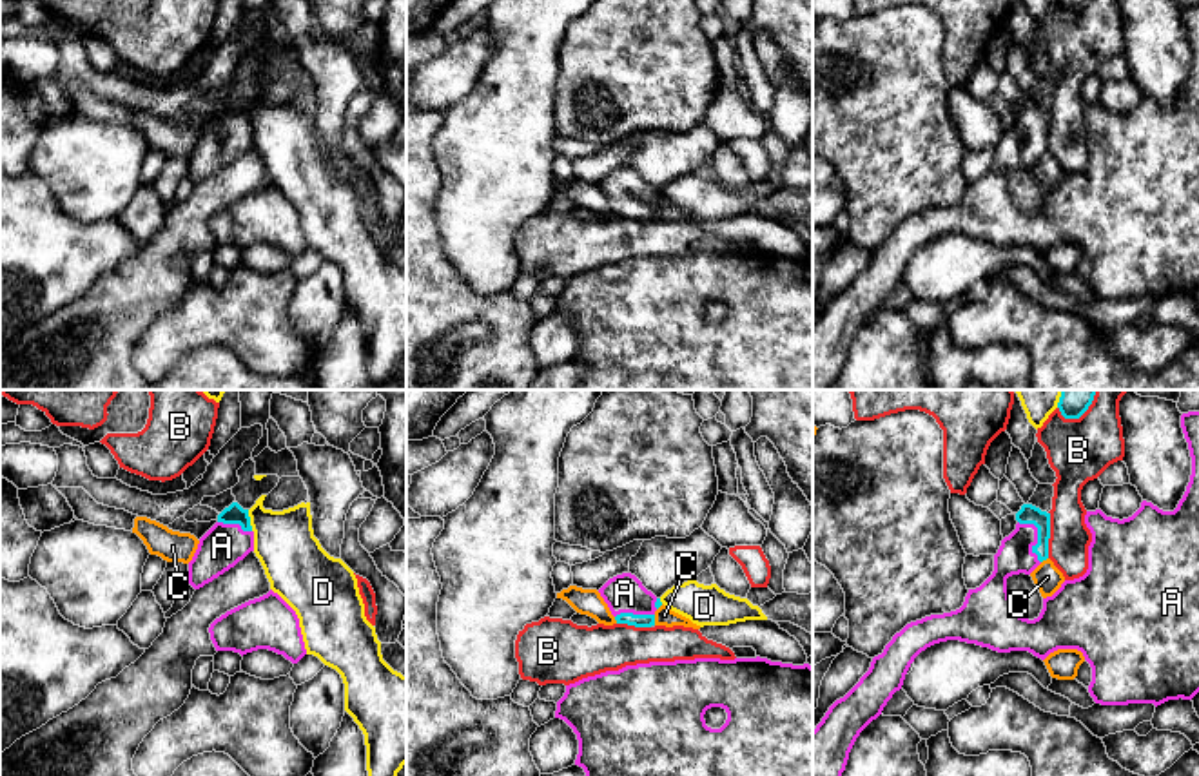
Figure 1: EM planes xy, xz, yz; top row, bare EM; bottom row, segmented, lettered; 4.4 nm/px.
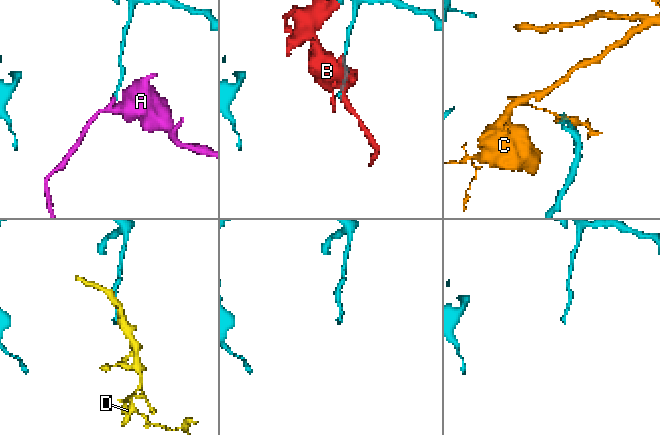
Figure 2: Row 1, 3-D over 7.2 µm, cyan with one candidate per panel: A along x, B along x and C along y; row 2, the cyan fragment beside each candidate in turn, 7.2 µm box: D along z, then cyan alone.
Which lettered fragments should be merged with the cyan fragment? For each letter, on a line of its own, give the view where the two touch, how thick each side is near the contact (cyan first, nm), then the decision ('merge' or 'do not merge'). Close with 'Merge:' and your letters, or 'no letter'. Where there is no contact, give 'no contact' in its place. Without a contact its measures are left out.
A: meets cyan in yz; 90 nm thick on the cyan side, 160 nm on the other; merge
B: meets cyan in yz; 90 nm thick on the cyan side, 180 nm on the other; do not merge
C: meets cyan in xz; 60 nm thick on the cyan side, 80 nm on the other; do not merge
D: meets cyan in xy; 90 nm thick on the cyan side, 280 nm on the other; do not merge
Merge: A

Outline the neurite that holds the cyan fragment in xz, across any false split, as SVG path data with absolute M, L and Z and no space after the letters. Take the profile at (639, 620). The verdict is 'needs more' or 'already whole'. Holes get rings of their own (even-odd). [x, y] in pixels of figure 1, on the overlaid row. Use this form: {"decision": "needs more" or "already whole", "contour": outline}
{"decision": "needs more", "contour": "M617 575L609 578L599 593L608 604L617 624L635 627L655 626L655 611L662 606L662 602L648 591L635 575Z"}

